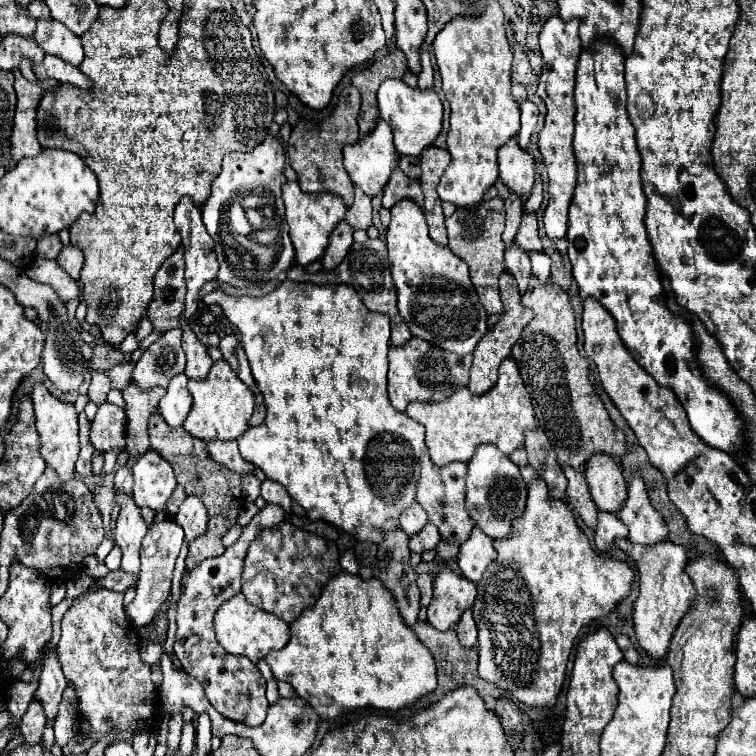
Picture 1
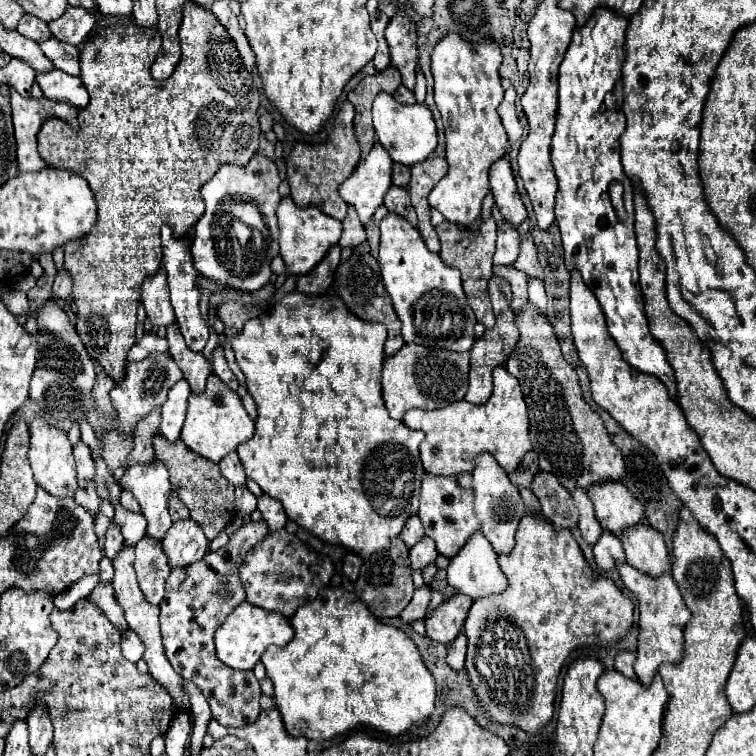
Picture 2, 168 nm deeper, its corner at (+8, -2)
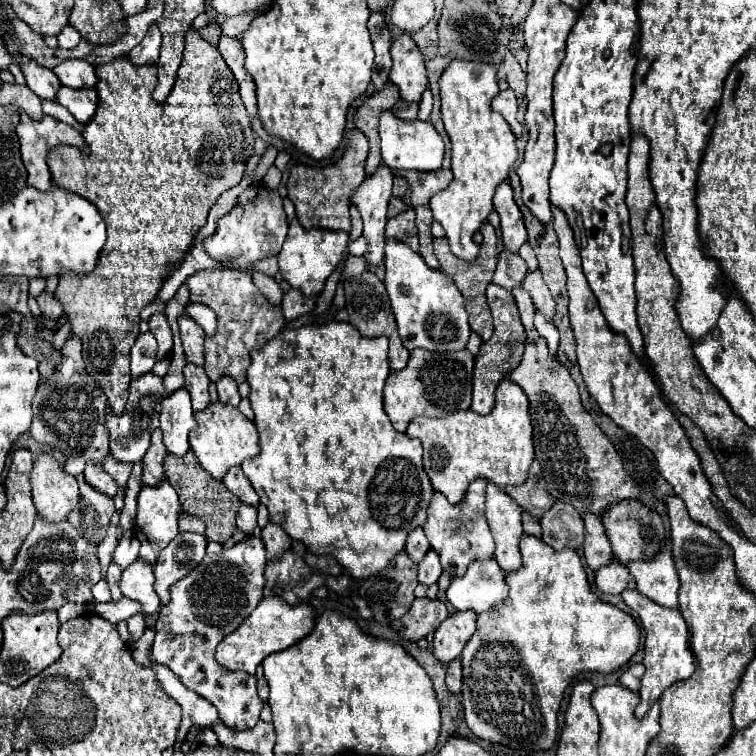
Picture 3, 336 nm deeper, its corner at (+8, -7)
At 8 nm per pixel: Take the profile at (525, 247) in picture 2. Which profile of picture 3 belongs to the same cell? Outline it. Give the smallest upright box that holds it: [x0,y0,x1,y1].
[522,269,556,319]

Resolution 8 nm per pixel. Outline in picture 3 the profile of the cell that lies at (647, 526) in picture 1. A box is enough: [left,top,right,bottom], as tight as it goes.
[628,551,678,607]

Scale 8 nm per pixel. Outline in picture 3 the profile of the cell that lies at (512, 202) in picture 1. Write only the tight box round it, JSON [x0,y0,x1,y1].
[492,249,526,291]

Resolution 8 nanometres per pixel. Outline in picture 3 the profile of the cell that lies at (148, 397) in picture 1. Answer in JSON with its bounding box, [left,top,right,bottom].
[142,429,166,485]

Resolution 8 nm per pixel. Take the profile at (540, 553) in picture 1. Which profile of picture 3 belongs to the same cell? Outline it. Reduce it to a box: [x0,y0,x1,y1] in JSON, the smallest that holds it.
[462,535,640,749]

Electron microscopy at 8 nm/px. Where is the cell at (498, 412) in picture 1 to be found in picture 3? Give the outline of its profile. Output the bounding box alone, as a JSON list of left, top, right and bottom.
[406,379,534,503]

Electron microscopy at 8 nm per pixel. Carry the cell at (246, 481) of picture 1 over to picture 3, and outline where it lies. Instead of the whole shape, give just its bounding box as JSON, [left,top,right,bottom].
[236,505,256,535]

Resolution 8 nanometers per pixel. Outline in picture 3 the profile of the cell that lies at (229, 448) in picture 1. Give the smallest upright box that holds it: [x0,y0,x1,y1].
[222,465,260,507]

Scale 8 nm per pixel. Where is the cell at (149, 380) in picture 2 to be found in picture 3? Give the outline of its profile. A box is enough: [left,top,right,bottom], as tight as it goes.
[106,373,164,463]

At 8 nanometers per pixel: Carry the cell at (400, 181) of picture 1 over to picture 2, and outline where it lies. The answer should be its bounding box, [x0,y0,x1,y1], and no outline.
[384,188,416,226]

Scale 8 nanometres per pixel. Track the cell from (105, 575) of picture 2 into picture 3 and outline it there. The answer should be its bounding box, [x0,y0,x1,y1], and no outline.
[92,579,112,603]

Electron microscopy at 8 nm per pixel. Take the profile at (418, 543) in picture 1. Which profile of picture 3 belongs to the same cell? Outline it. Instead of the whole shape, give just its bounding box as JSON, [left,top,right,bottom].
[418,549,442,587]

